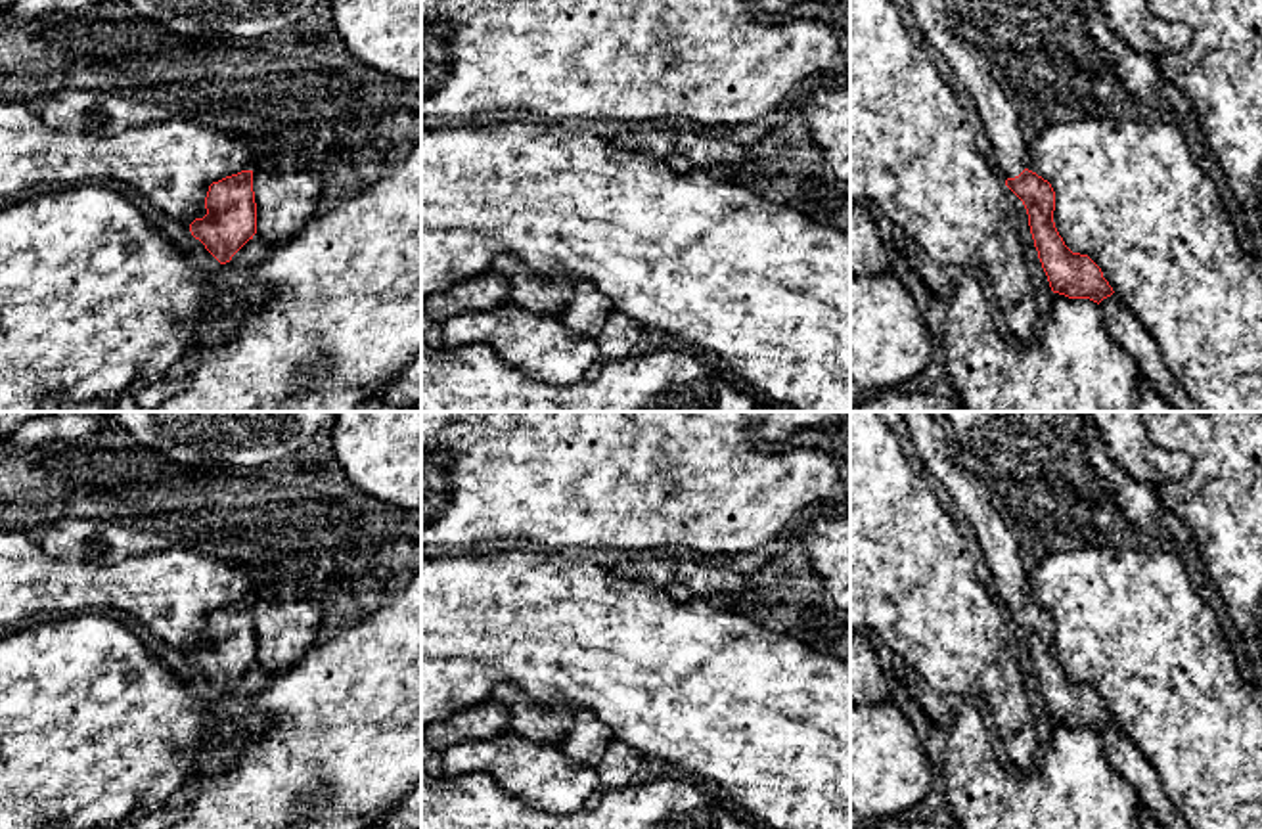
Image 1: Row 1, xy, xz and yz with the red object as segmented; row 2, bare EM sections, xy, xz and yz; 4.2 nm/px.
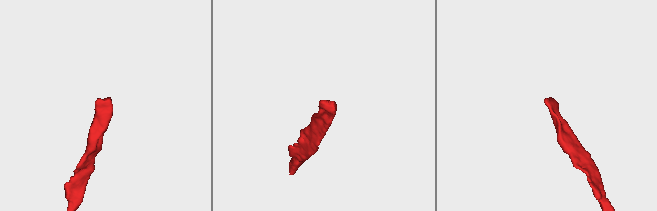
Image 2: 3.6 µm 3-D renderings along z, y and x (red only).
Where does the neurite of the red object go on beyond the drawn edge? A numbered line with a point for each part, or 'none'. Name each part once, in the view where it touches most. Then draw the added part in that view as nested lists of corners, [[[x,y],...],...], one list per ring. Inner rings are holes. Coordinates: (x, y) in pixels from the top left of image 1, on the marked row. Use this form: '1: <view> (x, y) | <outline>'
1: yz (998, 117) | [[[944,0],[908,2],[927,42],[944,56],[965,92],[975,100],[1000,176],[1003,180],[1019,176],[1026,168],[1028,140],[1021,130],[1017,111],[992,78],[986,59],[959,34]]]

